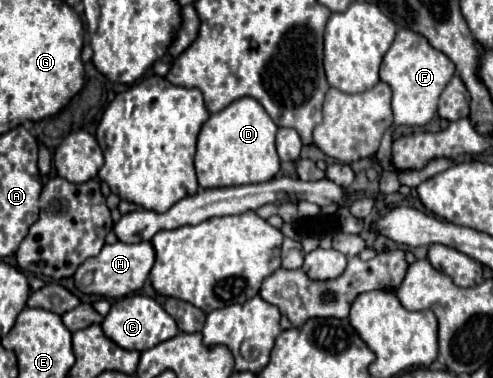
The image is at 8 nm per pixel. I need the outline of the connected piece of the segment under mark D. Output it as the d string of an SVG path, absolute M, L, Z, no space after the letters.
M238 98L224 110L210 114L198 134L196 174L202 188L260 184L272 180L280 170L274 146L278 126L254 98Z

